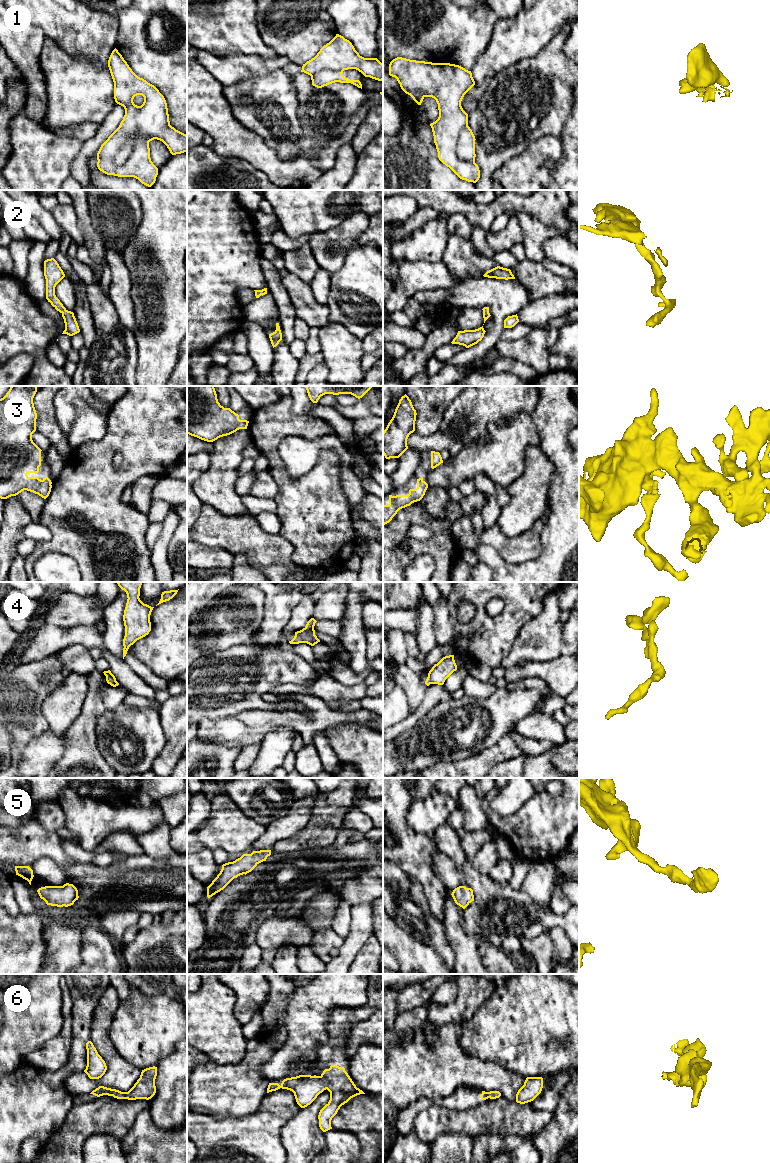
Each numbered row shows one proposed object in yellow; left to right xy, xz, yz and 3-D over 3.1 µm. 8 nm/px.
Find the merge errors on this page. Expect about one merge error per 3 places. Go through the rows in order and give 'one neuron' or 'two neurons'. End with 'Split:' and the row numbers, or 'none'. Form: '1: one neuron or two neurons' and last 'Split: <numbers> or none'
1: two neurons
2: one neuron
3: one neuron
4: one neuron
5: one neuron
6: one neuron
Split: 1

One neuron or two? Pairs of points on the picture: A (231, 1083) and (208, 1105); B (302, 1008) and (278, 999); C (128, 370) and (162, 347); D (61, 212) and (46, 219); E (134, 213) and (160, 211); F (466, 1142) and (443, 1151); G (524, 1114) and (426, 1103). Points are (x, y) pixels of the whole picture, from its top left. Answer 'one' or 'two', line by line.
A: one
B: two
C: two
D: two
E: two
F: one
G: two

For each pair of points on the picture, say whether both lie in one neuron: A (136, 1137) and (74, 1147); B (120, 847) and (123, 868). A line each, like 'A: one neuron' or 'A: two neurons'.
A: two neurons
B: two neurons

